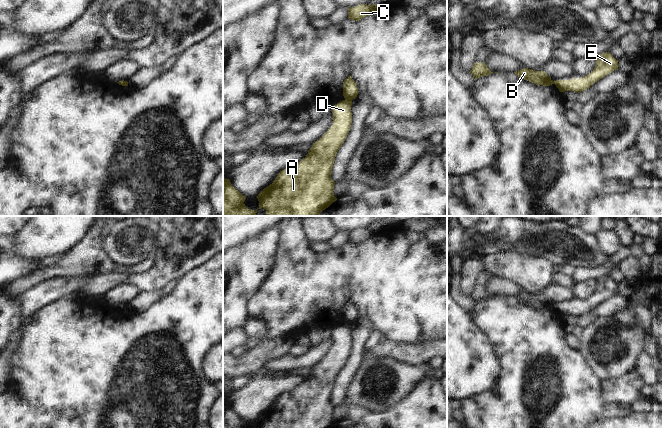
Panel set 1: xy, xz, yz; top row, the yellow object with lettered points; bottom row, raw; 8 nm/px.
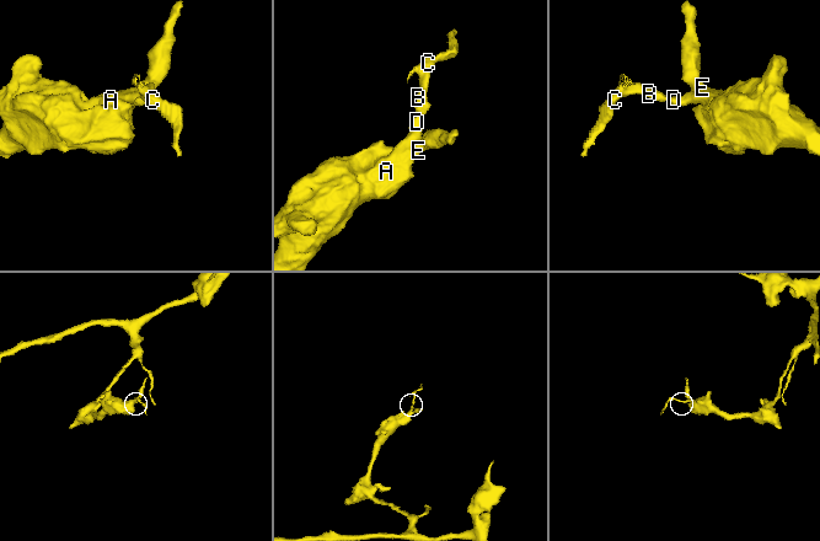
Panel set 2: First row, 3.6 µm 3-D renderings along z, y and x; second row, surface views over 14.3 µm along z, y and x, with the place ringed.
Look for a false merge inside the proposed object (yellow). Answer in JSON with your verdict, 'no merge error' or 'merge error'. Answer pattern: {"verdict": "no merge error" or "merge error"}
{"verdict": "merge error"}

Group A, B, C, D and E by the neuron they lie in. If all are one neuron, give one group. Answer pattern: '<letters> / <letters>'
A D E / B C

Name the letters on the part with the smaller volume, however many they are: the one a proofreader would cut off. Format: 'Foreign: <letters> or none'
Foreign: B, C

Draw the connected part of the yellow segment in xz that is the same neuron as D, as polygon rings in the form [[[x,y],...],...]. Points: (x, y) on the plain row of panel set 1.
[[[342,324],[333,330],[333,349],[308,375],[299,387],[280,395],[272,408],[257,420],[259,428],[332,428],[335,406],[331,402],[336,378],[344,367],[352,347],[352,324]]]

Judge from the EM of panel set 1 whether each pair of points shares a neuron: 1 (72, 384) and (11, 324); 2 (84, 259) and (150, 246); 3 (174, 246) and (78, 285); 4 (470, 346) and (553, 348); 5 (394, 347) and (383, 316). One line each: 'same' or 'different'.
1: different
2: different
3: same
4: different
5: different

